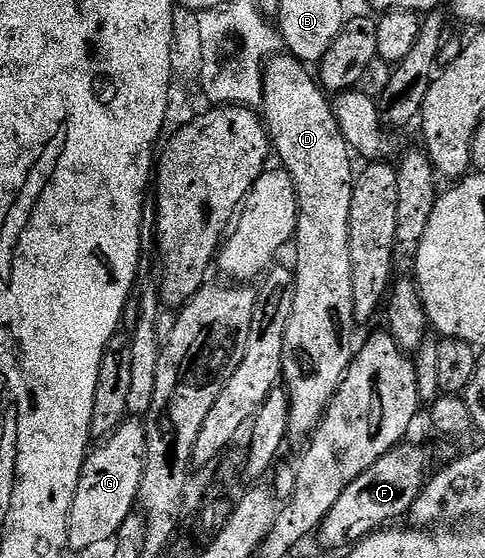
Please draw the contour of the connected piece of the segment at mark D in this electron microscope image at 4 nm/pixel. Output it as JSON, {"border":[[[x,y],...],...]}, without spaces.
{"border":[[[275,55],[268,60],[263,71],[263,104],[261,106],[261,117],[267,127],[270,144],[273,146],[273,153],[279,156],[278,164],[286,169],[287,174],[293,179],[293,187],[297,191],[297,203],[299,204],[299,214],[297,215],[297,227],[293,238],[293,249],[295,245],[295,265],[293,272],[295,275],[295,294],[293,295],[293,311],[289,315],[289,323],[285,327],[285,339],[283,340],[283,372],[281,374],[282,384],[285,386],[287,396],[290,397],[288,407],[288,429],[287,437],[292,441],[306,442],[311,437],[327,409],[327,405],[334,399],[338,391],[339,384],[342,383],[347,369],[351,365],[353,358],[353,347],[351,349],[351,332],[357,328],[355,320],[355,308],[353,307],[353,263],[351,262],[351,252],[349,251],[349,215],[351,214],[351,204],[353,203],[353,187],[357,176],[356,170],[351,170],[351,159],[353,152],[347,145],[338,127],[338,121],[332,109],[332,102],[328,94],[321,88],[318,80],[314,76],[307,74],[308,66],[297,58],[290,55]]]}

